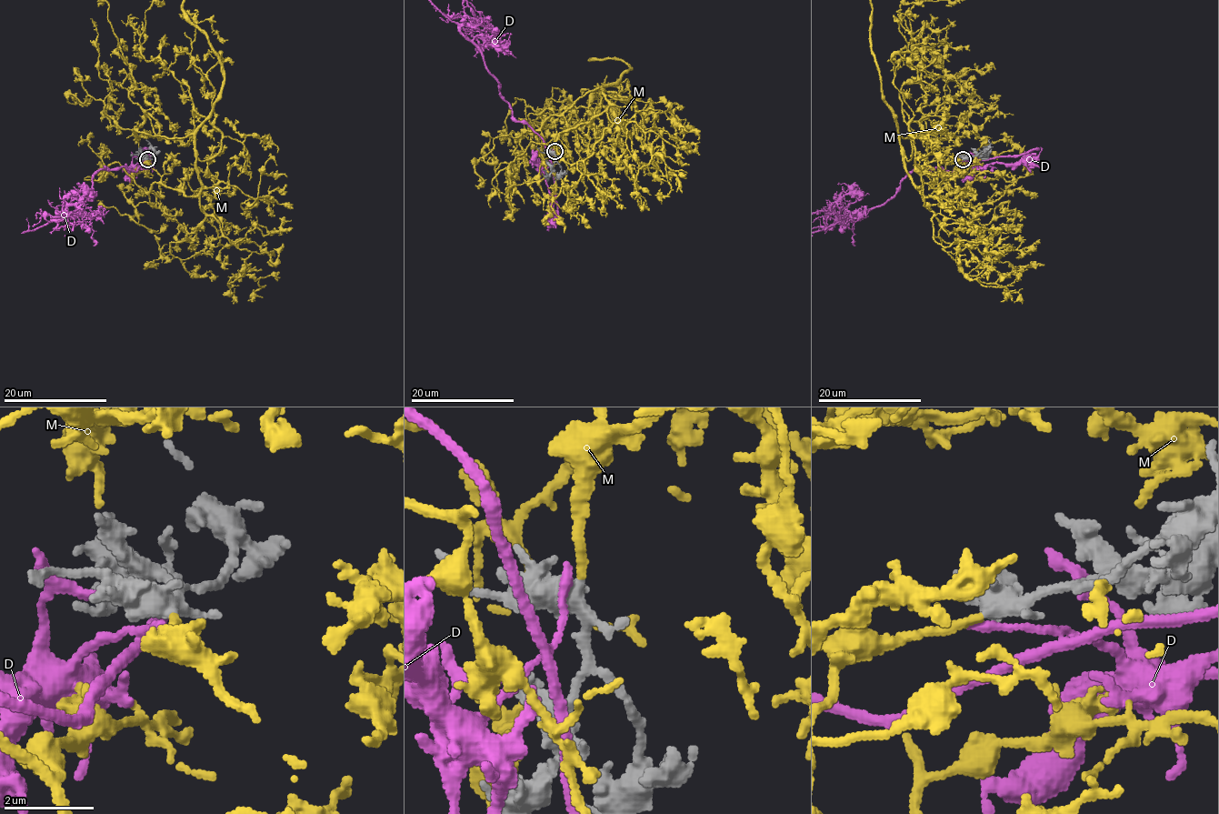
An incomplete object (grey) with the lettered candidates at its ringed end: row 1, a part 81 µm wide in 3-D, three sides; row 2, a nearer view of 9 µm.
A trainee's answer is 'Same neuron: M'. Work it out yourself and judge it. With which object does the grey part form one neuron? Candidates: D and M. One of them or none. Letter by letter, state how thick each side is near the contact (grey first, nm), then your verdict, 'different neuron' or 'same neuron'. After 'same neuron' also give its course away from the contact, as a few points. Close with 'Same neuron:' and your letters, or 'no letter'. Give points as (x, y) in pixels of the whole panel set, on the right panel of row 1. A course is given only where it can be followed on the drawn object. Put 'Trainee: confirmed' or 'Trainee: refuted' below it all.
D: 440 nm thick on the grey side, 200 nm on the other; different neuron
M: 360 nm thick on the grey side, 180 nm on the other; same neuron
Same neuron: M
Trainee: confirmed

